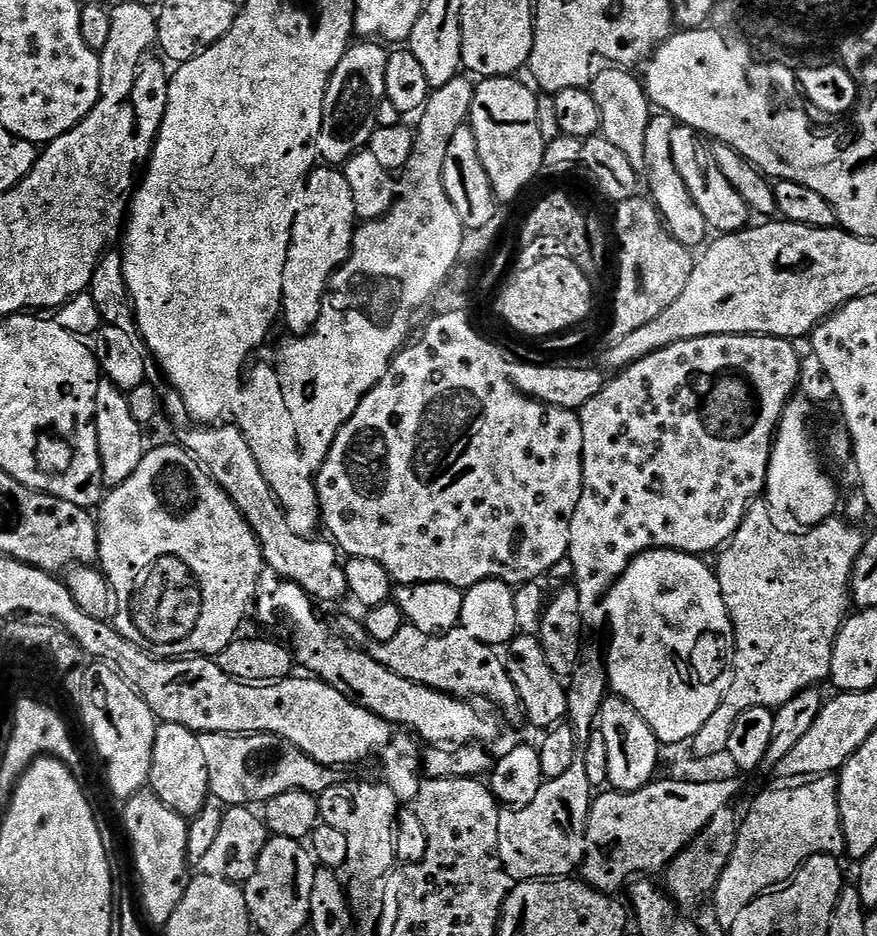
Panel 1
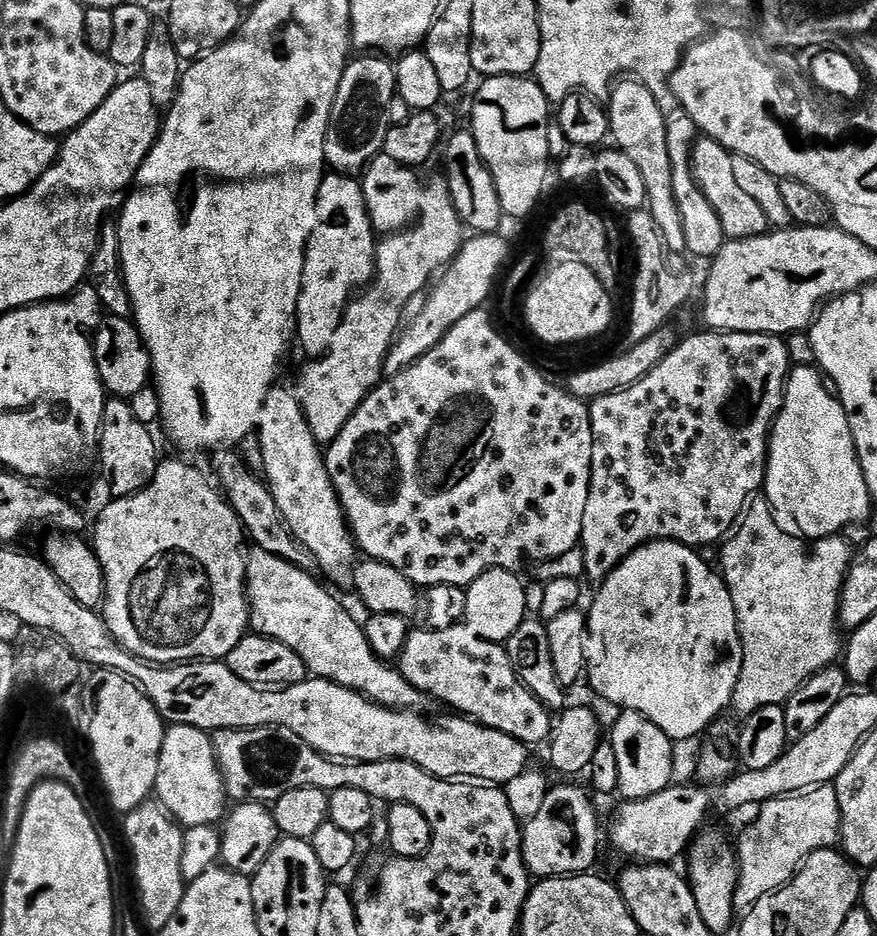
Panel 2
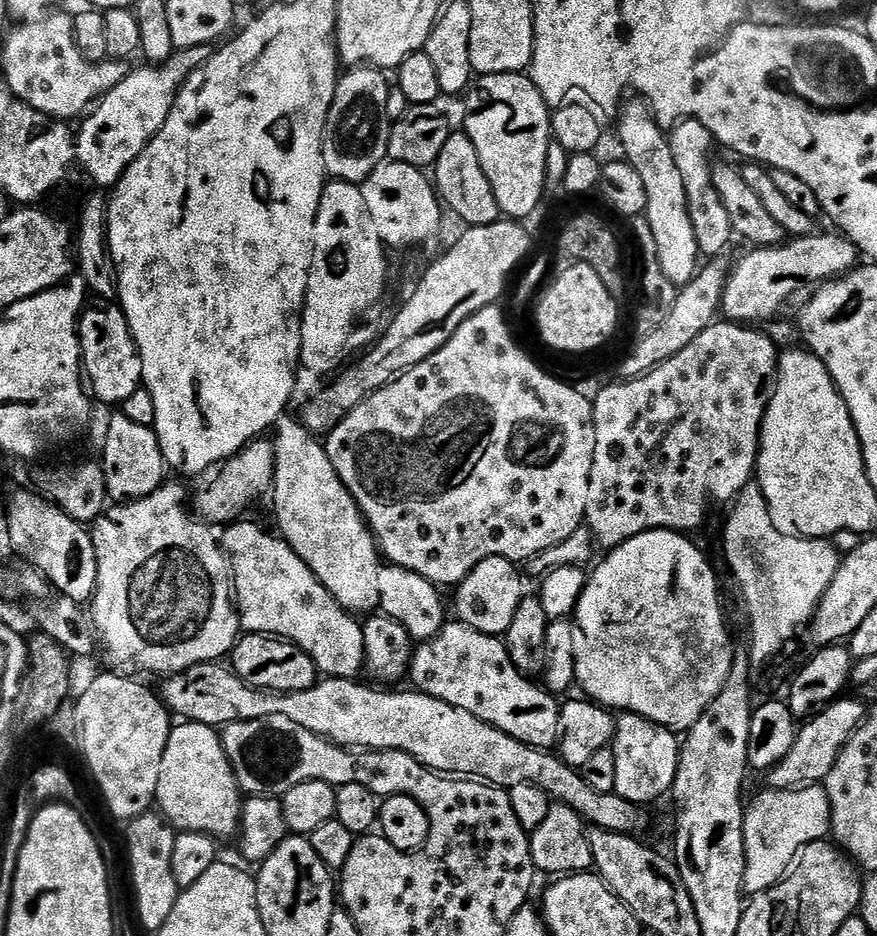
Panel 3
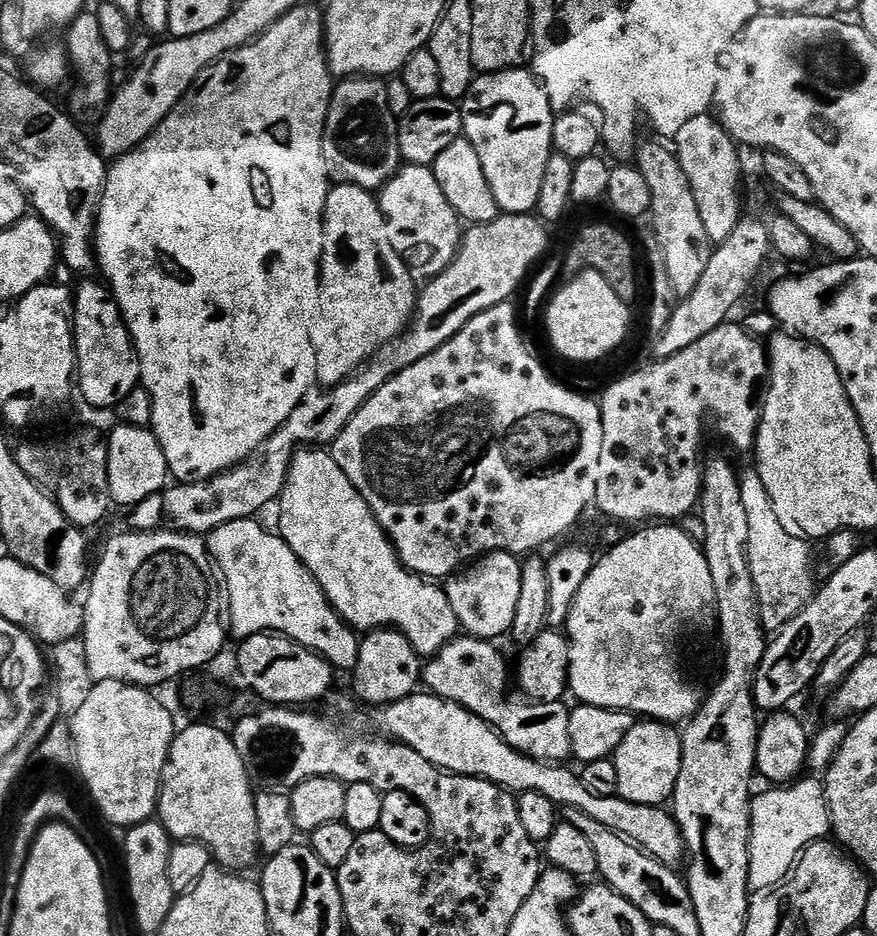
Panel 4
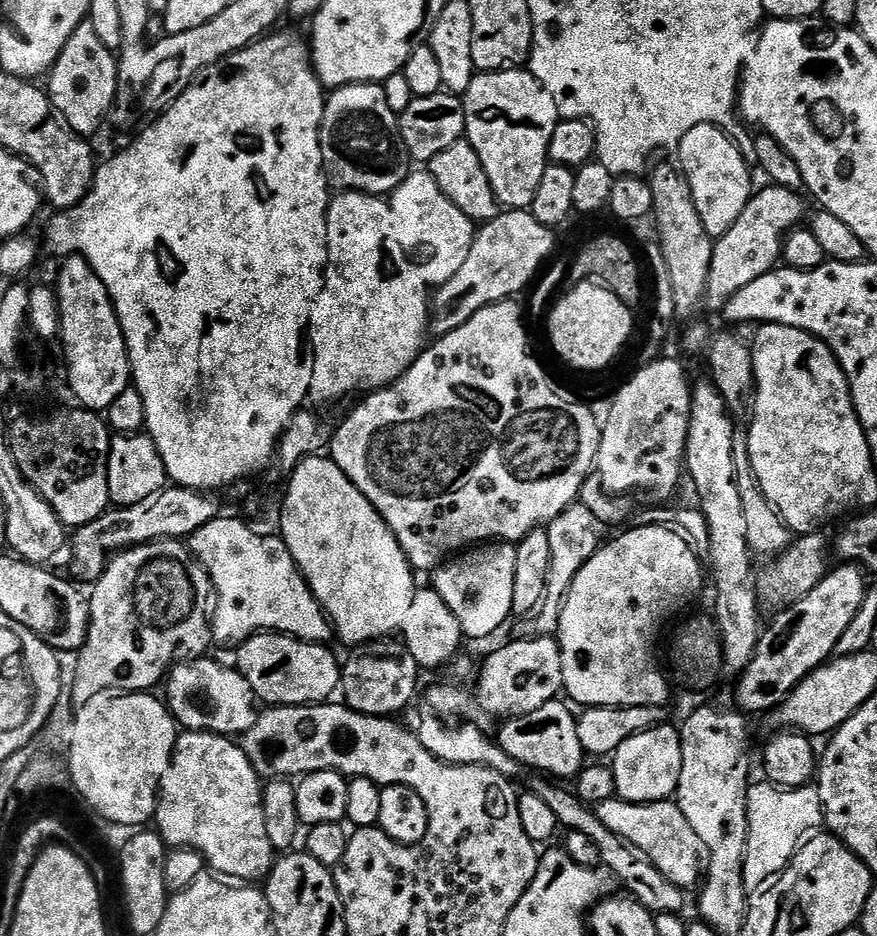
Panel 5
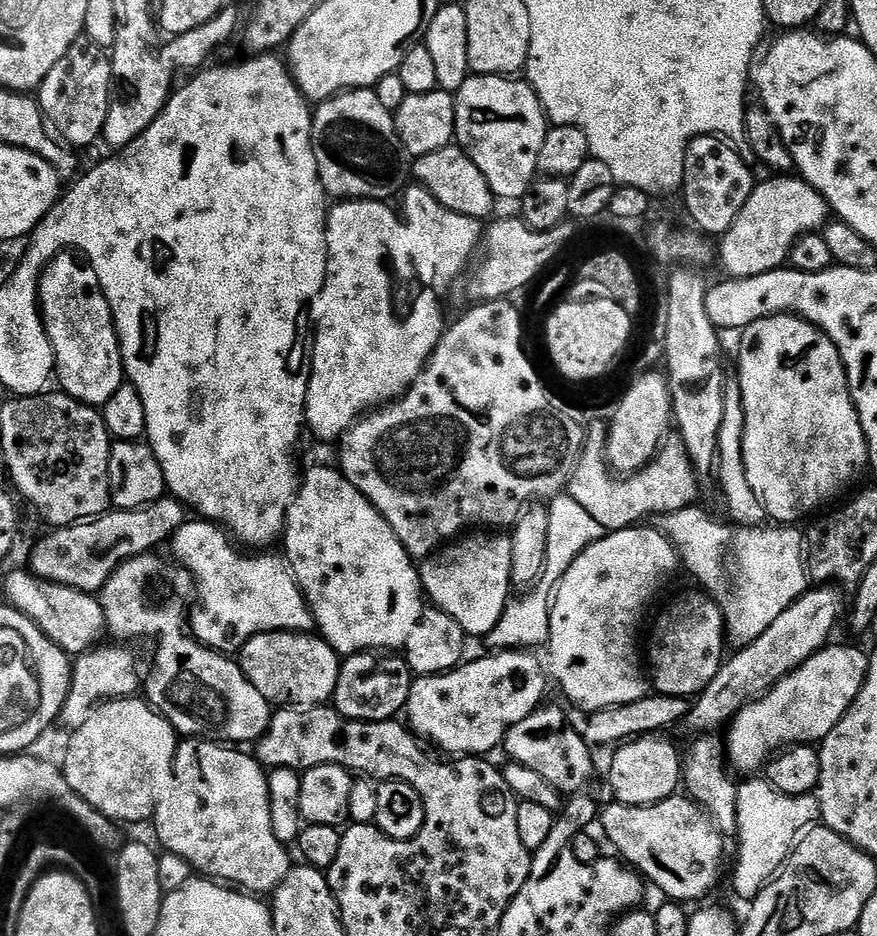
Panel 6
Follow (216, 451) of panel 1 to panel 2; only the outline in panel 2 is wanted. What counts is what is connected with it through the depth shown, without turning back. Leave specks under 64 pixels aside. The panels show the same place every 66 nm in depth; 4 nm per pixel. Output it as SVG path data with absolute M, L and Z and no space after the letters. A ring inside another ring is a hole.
M217 451L213 455L216 457L213 458L212 464L216 467L217 478L220 479L221 485L219 484L219 487L226 493L226 499L233 510L236 511L236 517L240 519L240 523L245 533L250 537L251 543L270 554L281 556L284 560L298 565L299 568L311 569L314 564L312 554L307 552L296 541L296 537L289 532L288 525L284 523L282 514L268 490L267 483L257 473L256 477L246 465L240 464L239 458L232 452L235 451Z

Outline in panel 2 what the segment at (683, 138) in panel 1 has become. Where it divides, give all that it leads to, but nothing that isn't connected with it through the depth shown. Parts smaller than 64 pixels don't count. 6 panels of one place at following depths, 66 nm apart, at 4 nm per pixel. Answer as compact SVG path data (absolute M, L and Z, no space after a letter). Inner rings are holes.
M699 137L692 148L692 172L699 188L706 194L707 201L718 214L727 239L741 240L744 237L761 236L769 231L770 225L762 208L739 187L732 169L732 154L727 148L722 147L716 140Z

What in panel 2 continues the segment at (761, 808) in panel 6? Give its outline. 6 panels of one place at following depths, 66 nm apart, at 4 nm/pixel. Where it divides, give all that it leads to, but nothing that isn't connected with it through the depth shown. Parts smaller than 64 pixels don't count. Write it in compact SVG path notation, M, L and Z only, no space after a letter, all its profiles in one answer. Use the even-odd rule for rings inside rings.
M822 784L791 796L781 796L781 799L784 802L784 816L780 816L780 828L754 828L749 823L747 826L752 829L752 840L739 840L744 843L744 858L738 862L740 877L734 894L737 909L752 908L763 896L768 896L777 888L789 884L804 859L814 850L836 848L840 843L840 807L838 806L838 794L832 784Z

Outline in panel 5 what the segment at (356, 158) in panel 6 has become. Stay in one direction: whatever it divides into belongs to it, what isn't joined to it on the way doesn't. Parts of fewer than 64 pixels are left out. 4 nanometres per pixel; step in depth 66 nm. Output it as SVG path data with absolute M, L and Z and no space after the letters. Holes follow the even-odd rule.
M383 83L348 84L335 89L324 101L320 145L325 169L344 190L384 198L410 171L410 157L400 137L400 121L387 105Z

